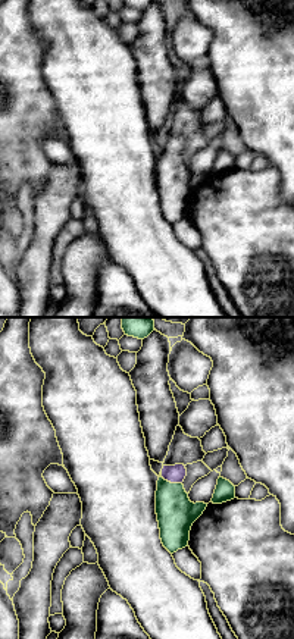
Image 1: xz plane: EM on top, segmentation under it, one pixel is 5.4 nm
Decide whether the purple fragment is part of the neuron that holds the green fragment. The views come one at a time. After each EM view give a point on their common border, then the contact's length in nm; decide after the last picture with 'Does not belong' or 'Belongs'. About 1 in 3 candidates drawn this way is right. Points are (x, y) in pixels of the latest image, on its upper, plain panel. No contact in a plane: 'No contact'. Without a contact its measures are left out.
Touches green at (169, 153). Shared border 130 nm

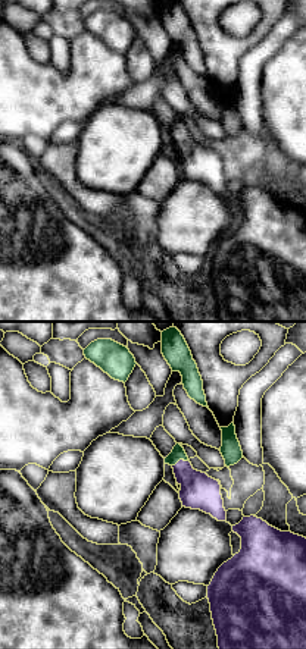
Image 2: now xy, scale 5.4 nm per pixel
Touches green at (180, 129). Shared border 100 nm

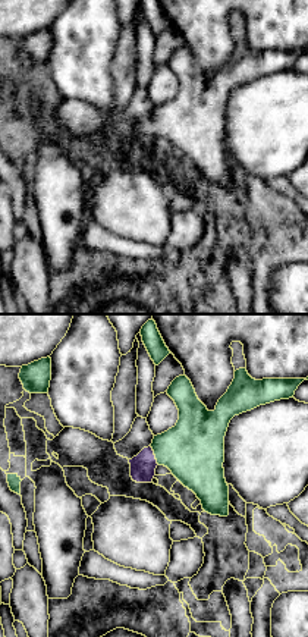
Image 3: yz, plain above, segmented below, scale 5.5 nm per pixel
Touches green at (154, 125). Shared border 120 nm

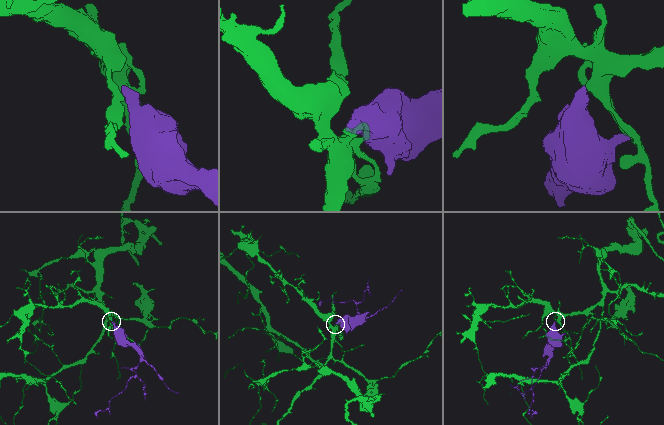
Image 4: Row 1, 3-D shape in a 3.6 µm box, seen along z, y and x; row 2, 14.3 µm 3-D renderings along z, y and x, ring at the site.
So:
Belongs

